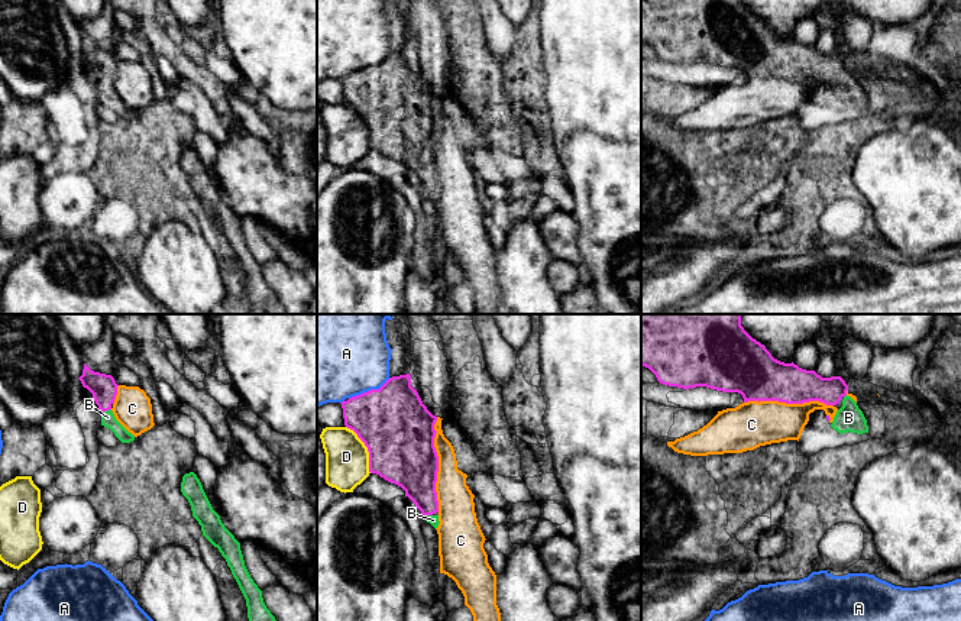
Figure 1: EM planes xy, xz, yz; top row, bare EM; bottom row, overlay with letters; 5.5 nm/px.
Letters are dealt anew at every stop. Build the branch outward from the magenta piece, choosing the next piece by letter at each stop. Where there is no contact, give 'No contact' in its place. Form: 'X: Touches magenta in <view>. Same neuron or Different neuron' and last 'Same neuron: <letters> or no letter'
A: Touches magenta in xz. Different neuron
B: Touches magenta in xy. Same neuron
C: Touches magenta in xz. Different neuron
D: Touches magenta in xz. Different neuron
Same neuron: B

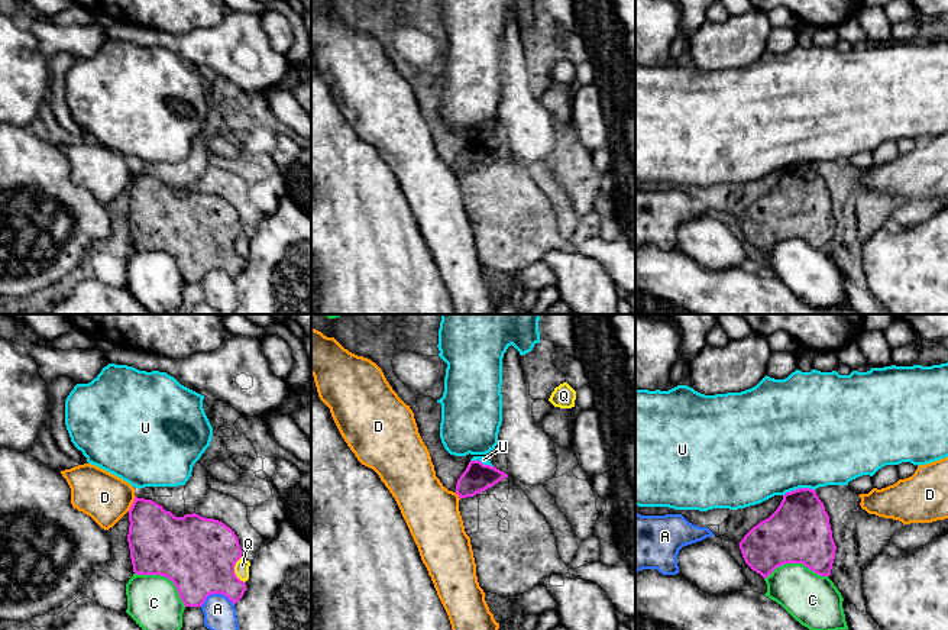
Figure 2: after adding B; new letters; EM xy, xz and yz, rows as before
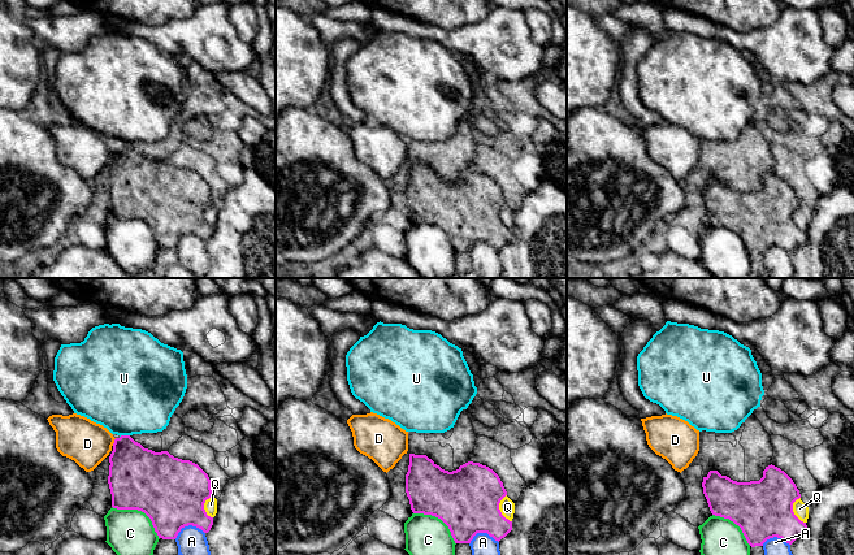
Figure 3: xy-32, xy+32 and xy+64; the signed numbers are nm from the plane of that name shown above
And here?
A: Touches magenta in xy. Different neuron
C: Touches magenta in yz. Different neuron
D: Touches magenta in xy. Different neuron
Q: Touches magenta in xy. Different neuron
U: Touches magenta in yz. Different neuron
Same neuron: no letter

